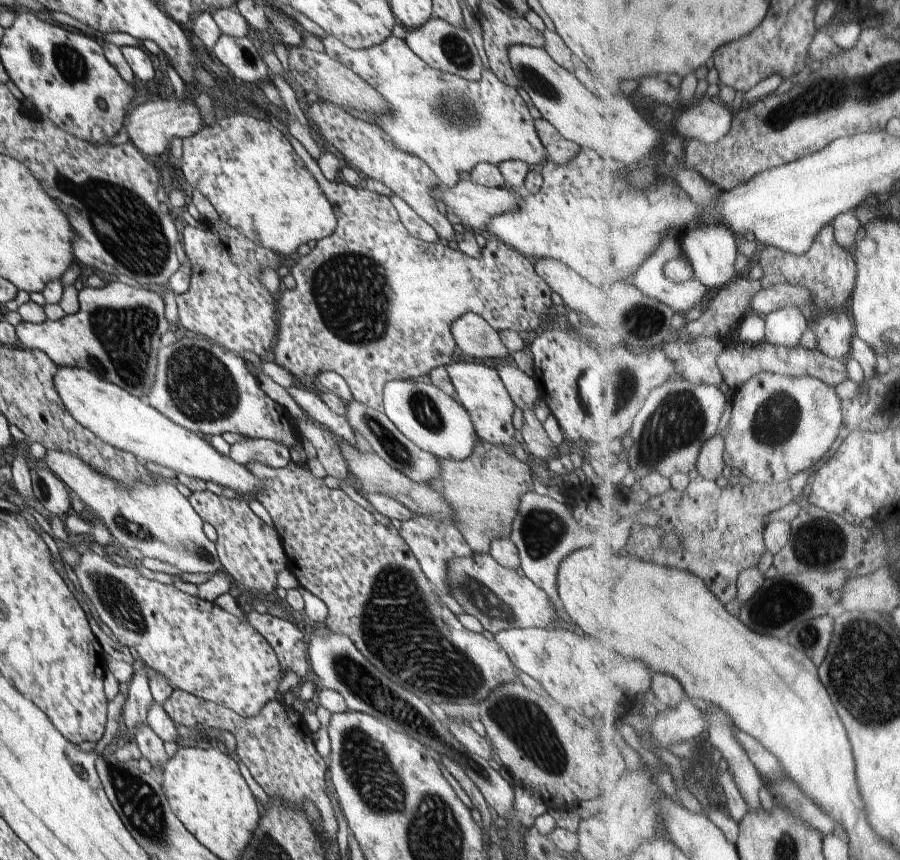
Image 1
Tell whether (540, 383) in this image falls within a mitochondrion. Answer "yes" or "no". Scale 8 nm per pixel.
no

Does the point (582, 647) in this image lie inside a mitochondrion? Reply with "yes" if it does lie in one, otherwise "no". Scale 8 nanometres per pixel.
no

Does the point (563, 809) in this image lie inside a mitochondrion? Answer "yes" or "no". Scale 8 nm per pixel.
no

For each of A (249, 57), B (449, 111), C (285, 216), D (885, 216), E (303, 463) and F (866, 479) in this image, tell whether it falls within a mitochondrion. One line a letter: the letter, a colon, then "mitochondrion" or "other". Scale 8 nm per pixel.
A: other
B: mitochondrion
C: other
D: other
E: other
F: other

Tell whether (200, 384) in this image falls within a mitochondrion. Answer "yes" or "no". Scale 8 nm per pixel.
yes

